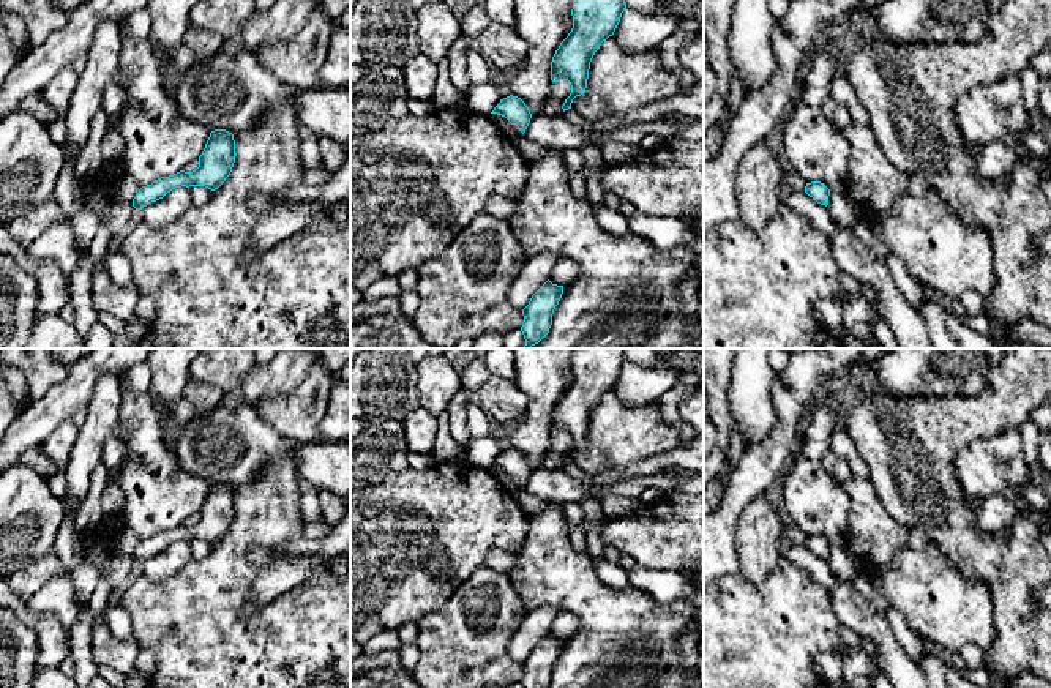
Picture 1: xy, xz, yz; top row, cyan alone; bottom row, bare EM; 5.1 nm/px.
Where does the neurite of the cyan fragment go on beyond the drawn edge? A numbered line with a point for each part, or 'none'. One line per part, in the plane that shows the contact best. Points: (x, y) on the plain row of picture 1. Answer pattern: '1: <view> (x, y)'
none

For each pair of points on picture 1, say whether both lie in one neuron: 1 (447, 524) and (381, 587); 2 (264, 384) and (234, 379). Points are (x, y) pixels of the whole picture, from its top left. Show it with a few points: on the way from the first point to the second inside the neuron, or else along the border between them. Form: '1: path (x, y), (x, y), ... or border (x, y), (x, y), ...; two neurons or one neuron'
1: path (431, 537), (396, 570); one neuron
2: border (254, 365), (234, 388), (226, 392); two neurons

